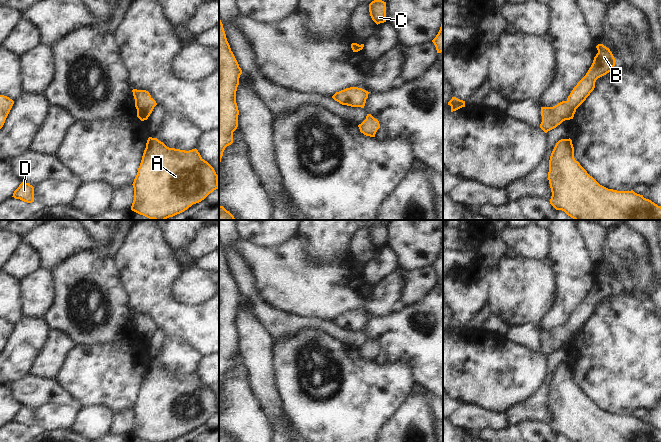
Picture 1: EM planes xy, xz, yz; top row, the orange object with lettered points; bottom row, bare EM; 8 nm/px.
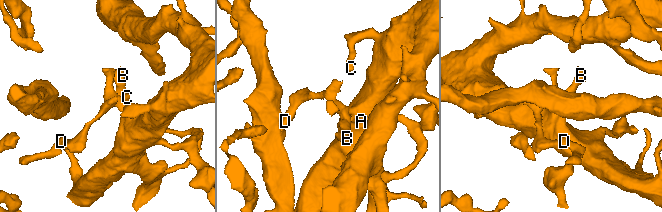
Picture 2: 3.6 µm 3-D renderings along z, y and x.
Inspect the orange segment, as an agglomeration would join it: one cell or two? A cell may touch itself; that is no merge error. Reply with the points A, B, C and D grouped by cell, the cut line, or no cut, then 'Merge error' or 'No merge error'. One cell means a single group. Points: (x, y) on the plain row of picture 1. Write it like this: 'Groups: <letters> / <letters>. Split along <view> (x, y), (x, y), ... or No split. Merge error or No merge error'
Groups: A B C D. No split. No merge error

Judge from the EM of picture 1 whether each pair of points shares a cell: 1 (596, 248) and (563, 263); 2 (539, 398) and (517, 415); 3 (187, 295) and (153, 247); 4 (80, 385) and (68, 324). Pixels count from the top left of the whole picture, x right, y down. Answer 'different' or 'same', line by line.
1: different
2: same
3: different
4: different

